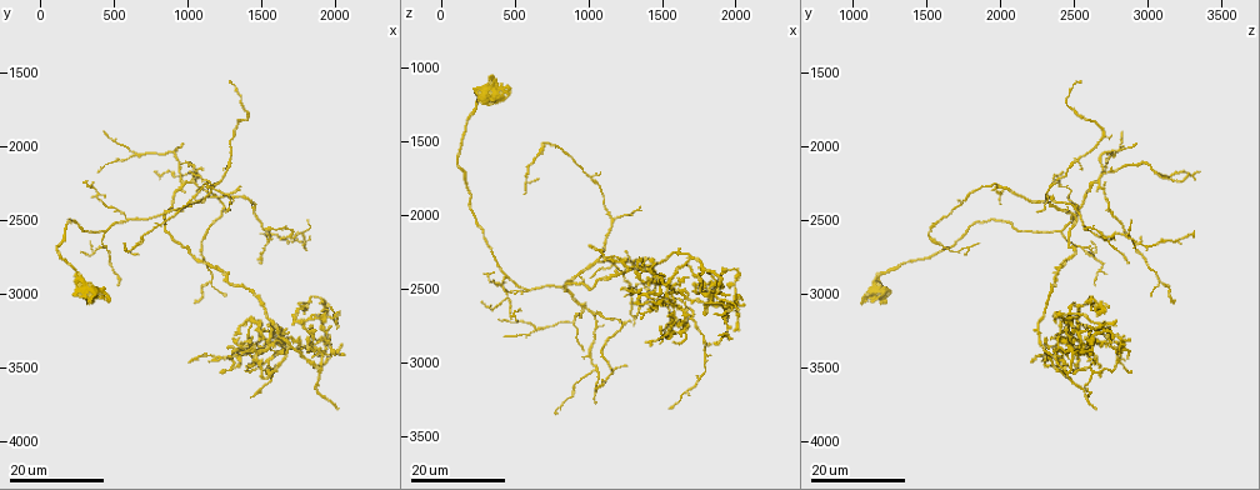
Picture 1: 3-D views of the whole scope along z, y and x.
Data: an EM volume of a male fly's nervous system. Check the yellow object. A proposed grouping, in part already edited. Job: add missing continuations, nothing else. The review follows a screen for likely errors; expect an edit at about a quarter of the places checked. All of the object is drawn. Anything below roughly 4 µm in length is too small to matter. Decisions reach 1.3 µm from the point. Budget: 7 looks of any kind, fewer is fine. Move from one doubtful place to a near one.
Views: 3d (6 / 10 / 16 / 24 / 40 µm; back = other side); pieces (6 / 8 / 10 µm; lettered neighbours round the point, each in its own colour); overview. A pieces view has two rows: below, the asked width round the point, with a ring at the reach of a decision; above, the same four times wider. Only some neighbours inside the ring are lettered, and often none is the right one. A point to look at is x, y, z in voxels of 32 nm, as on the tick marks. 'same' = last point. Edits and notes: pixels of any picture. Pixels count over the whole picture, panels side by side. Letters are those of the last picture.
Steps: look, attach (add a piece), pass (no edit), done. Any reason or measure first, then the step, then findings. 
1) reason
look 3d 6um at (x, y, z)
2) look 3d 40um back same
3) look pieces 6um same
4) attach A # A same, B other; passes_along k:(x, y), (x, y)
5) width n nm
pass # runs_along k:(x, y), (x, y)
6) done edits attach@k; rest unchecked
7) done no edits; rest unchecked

tapers out
look 3d 24um at (1020, 2180, 2400)

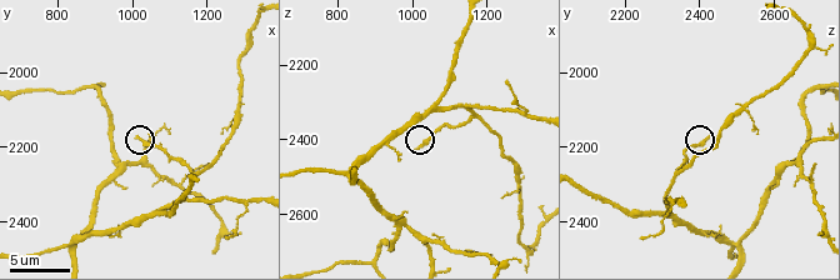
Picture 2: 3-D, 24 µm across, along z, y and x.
look 3d 10um at (1020, 2170, 2420)

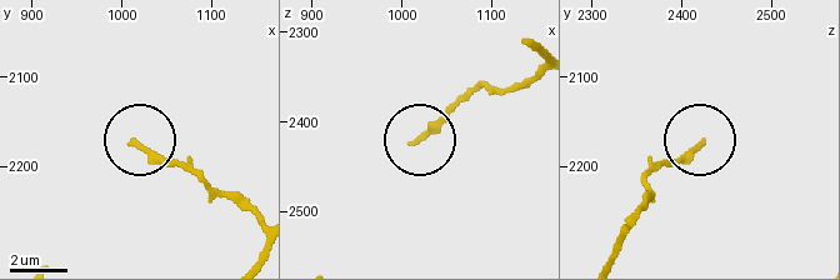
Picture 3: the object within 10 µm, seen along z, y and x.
what lies round it
look pieces 10um at (1015, 2175, 2420)

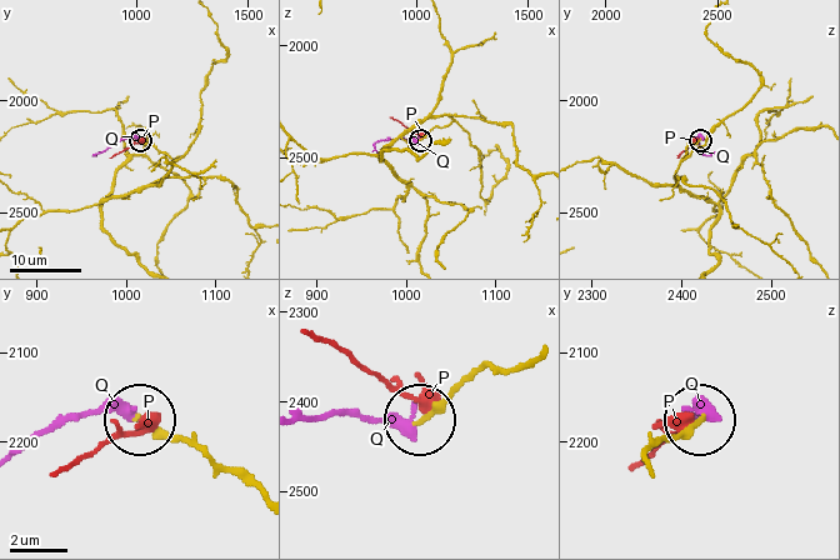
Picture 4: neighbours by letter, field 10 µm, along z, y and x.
attach Q # P other, Q same; it goes on there

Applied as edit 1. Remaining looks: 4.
an open end
look 3d 24um at (1060, 2180, 3260)

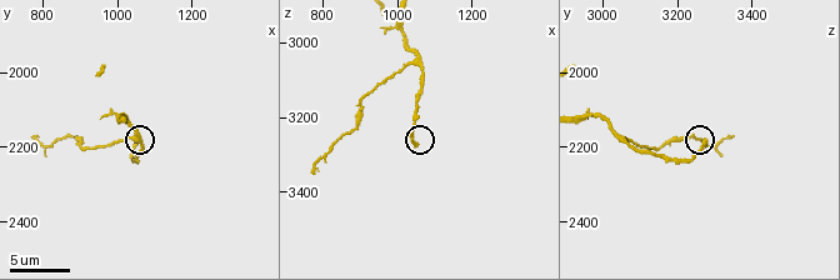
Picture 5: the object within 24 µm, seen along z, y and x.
look pieces 10um at (1050, 2180, 3280)

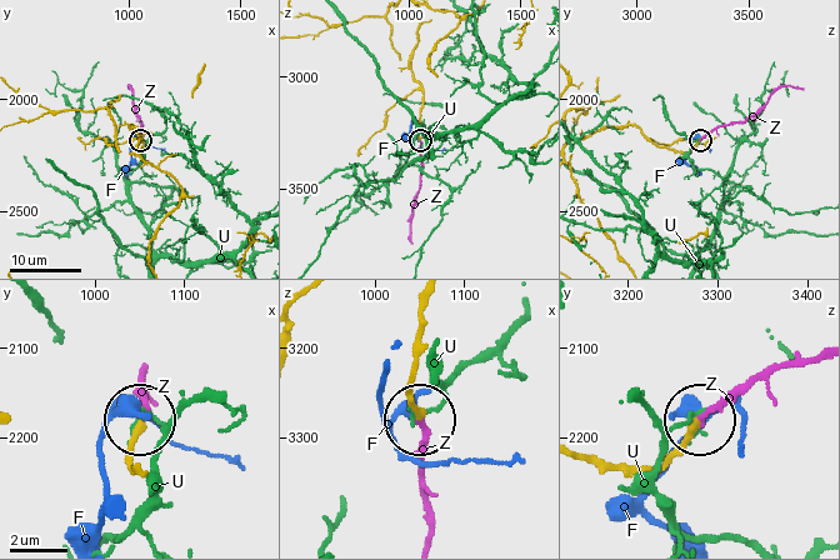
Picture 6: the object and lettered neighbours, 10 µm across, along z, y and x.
attach Z # F other, U other, Z same; passes_along 6:(683, 151), (714, 129), (743, 123), (780, 88), (804, 89); the neuron continues

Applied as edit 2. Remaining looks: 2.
tapers out
look pieces 6um at (780, 2180, 3340)

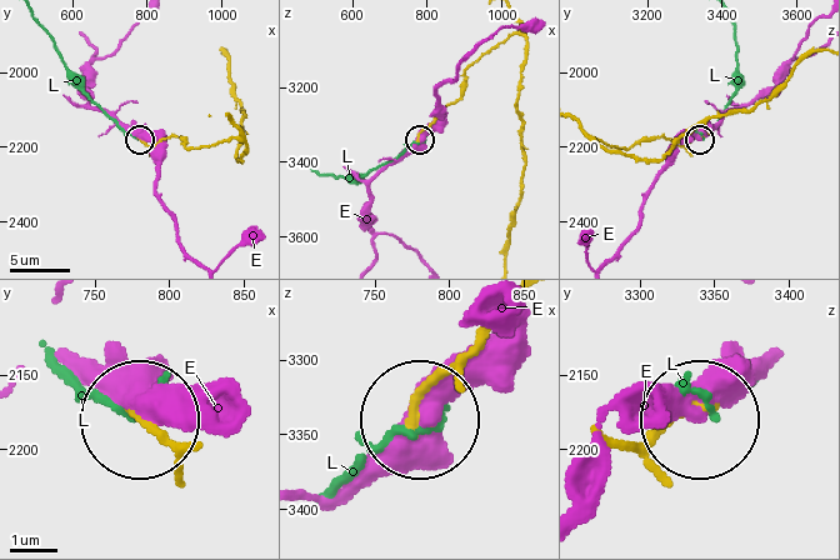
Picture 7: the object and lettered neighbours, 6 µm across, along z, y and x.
pass # E other, L other; runs_along 7:(625, 440), (693, 416); none of them fits

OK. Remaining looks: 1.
done edits attach@4, attach@6; rest unchecked

